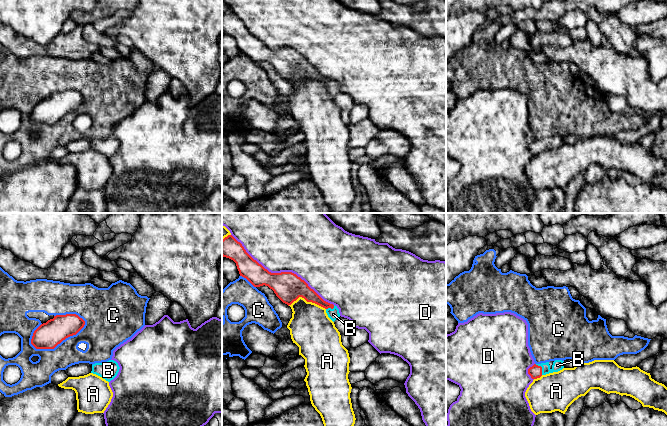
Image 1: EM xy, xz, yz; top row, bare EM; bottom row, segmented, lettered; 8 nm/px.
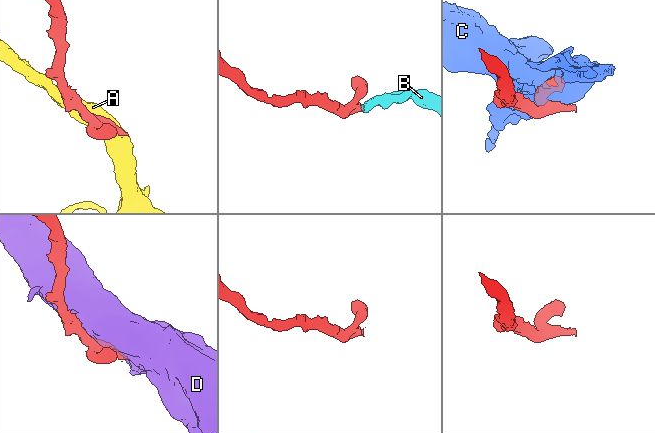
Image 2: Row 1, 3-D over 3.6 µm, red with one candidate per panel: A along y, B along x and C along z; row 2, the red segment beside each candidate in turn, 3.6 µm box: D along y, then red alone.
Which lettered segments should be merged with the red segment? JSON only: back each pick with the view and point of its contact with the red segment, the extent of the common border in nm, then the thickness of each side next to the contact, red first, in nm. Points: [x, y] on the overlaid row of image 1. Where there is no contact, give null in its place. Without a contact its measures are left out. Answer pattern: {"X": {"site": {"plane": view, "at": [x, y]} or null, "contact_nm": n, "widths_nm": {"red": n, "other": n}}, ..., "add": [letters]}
{"B": {"site": {"plane": "yz", "at": [541, 368]}, "contact_nm": 110, "widths_nm": {"red": 100, "other": 80}}, "add": ["B"]}

